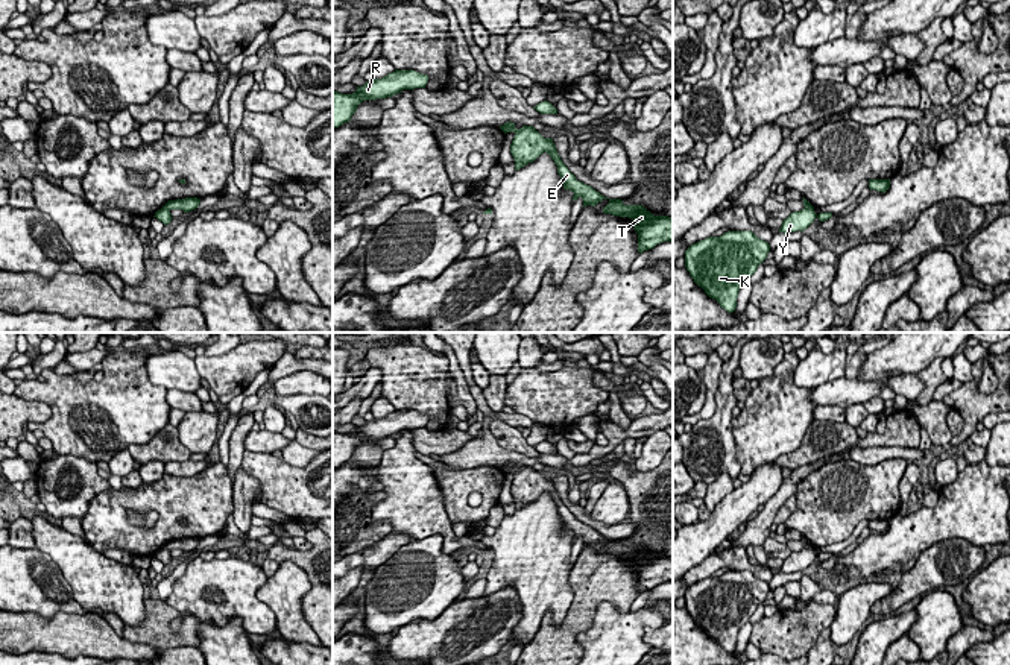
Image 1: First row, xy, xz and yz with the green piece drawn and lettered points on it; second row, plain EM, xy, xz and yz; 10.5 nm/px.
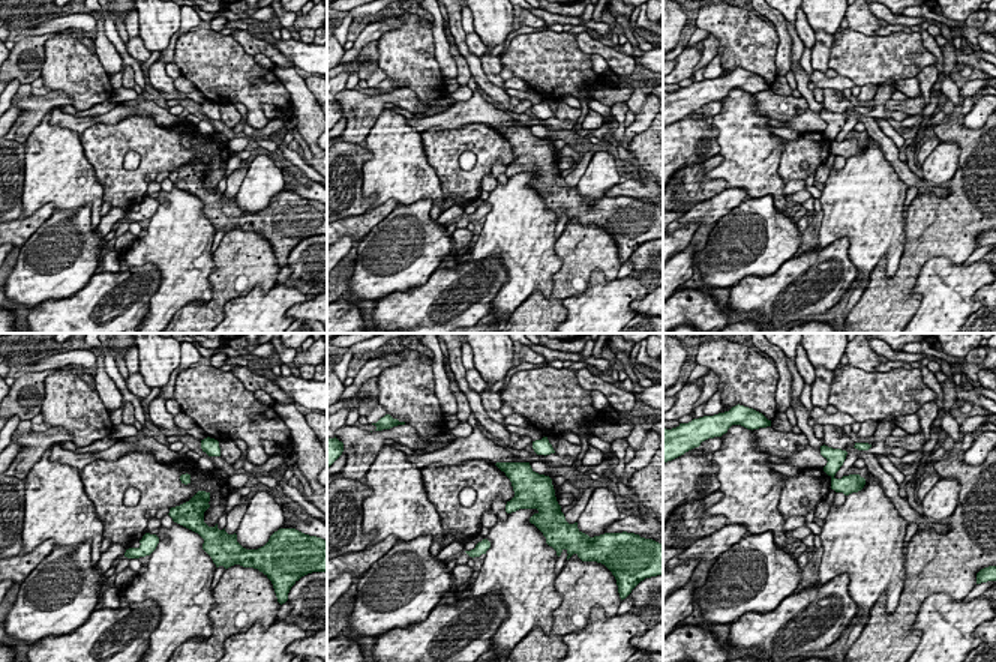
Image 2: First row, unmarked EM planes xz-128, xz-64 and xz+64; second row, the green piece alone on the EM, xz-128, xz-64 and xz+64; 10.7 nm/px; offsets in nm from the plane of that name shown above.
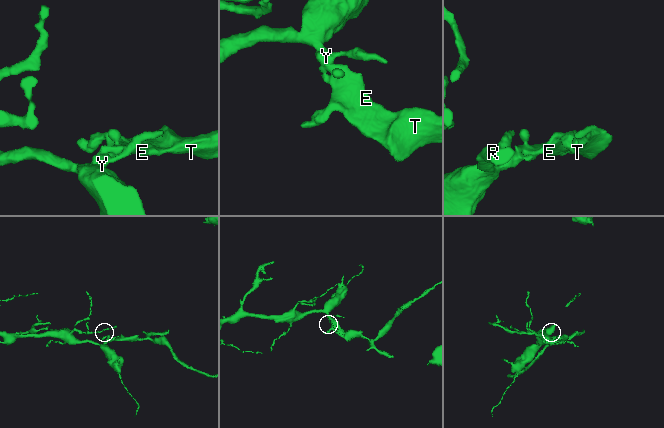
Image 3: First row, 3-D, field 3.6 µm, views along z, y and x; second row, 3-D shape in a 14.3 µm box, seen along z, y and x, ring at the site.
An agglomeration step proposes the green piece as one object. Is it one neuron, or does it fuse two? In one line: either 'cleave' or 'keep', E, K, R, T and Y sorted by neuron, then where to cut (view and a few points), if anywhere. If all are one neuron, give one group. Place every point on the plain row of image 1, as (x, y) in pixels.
cleave; E T / K R Y; cut in xy along (163, 547), (169, 550)

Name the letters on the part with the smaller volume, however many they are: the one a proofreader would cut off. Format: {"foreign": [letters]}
{"foreign": ["E", "T"]}

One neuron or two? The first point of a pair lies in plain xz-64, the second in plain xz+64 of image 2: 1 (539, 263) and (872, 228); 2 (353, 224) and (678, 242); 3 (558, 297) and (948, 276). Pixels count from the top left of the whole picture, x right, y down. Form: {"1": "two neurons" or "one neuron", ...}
{"1": "one neuron", "2": "two neurons", "3": "two neurons"}

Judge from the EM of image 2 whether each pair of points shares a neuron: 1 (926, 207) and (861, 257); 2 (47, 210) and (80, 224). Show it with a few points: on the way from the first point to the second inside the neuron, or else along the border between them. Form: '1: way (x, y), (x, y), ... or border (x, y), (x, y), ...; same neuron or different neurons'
1: border (906, 213), (902, 233); different neurons
2: border (54, 210), (29, 239); different neurons

